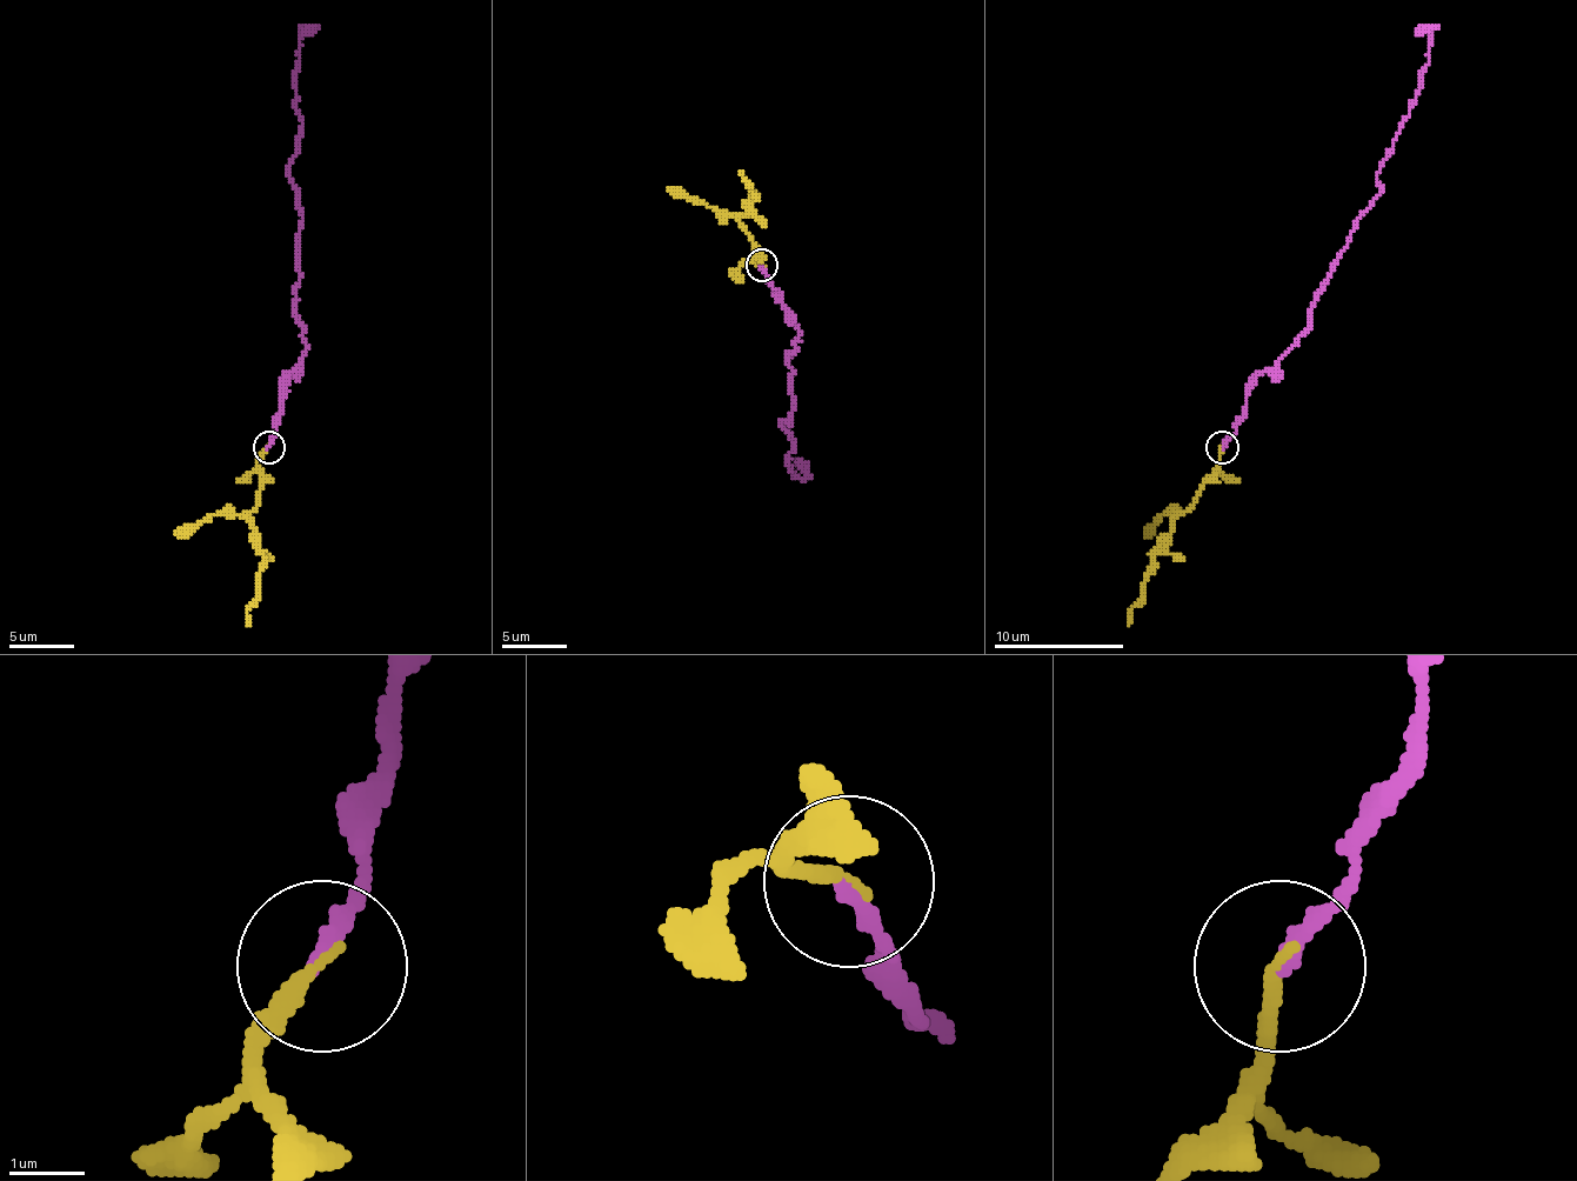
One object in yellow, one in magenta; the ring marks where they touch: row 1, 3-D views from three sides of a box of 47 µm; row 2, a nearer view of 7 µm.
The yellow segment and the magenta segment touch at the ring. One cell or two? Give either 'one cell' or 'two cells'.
one cell

